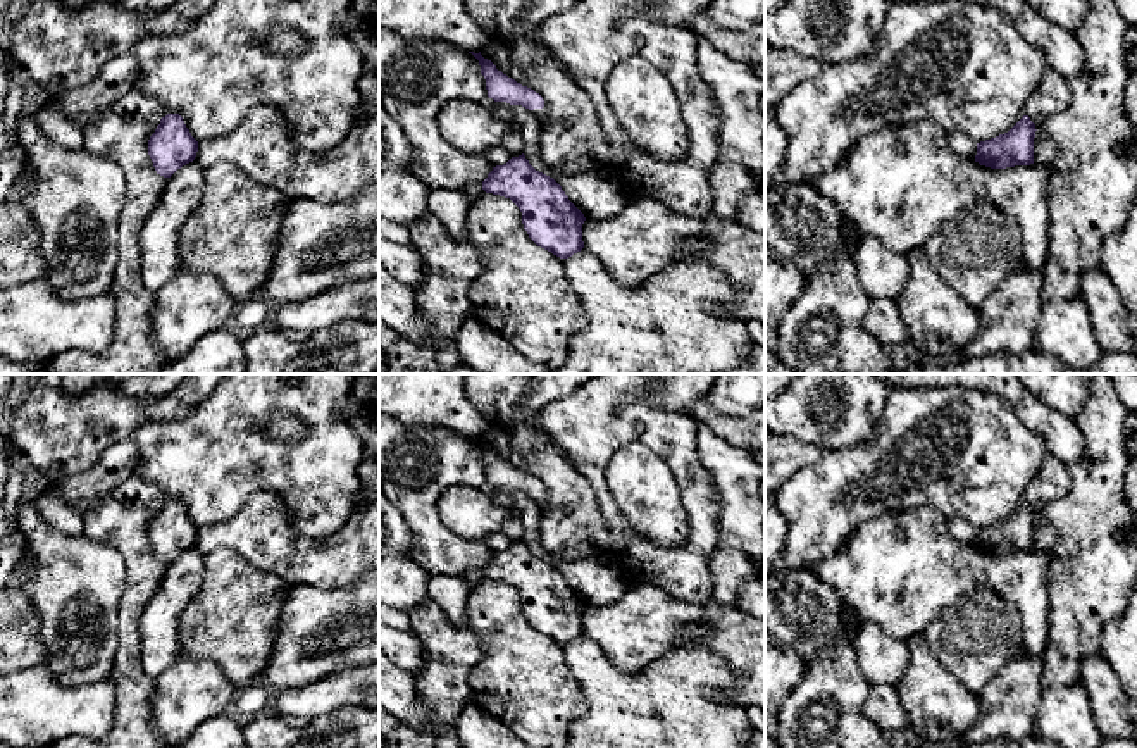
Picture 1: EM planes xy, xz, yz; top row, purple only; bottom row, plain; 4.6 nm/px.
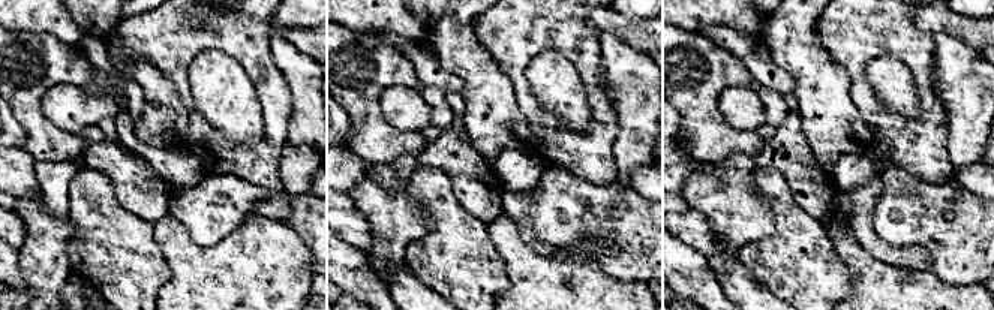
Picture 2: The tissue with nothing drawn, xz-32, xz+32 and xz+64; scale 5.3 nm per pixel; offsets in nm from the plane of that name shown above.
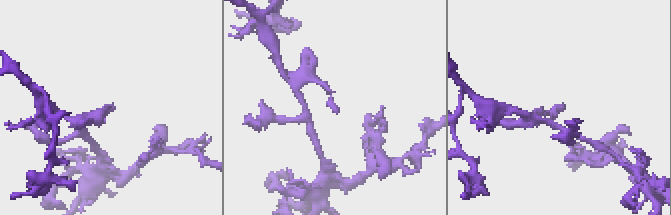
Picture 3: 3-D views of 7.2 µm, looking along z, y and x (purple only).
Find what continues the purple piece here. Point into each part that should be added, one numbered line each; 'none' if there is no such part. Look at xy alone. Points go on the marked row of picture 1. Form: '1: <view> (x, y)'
none

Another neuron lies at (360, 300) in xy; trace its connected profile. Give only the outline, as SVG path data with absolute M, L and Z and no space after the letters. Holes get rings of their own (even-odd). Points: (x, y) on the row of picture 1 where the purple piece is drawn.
M379 277L341 284L303 302L274 305L269 324L288 338L305 338L351 319L379 321Z

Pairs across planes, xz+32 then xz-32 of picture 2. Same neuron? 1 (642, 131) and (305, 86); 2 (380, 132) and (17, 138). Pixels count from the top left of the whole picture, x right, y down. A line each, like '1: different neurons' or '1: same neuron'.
1: same neuron
2: different neurons

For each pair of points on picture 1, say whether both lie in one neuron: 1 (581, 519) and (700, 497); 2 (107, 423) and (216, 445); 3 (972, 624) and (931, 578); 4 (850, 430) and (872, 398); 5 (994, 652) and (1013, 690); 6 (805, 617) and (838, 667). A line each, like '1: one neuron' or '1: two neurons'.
1: two neurons
2: two neurons
3: two neurons
4: one neuron
5: two neurons
6: two neurons

